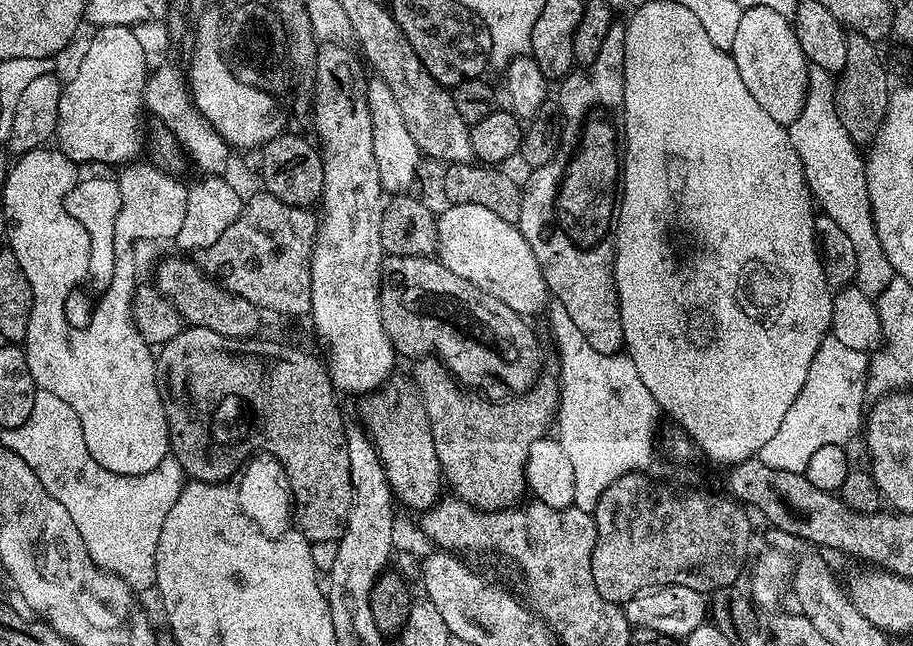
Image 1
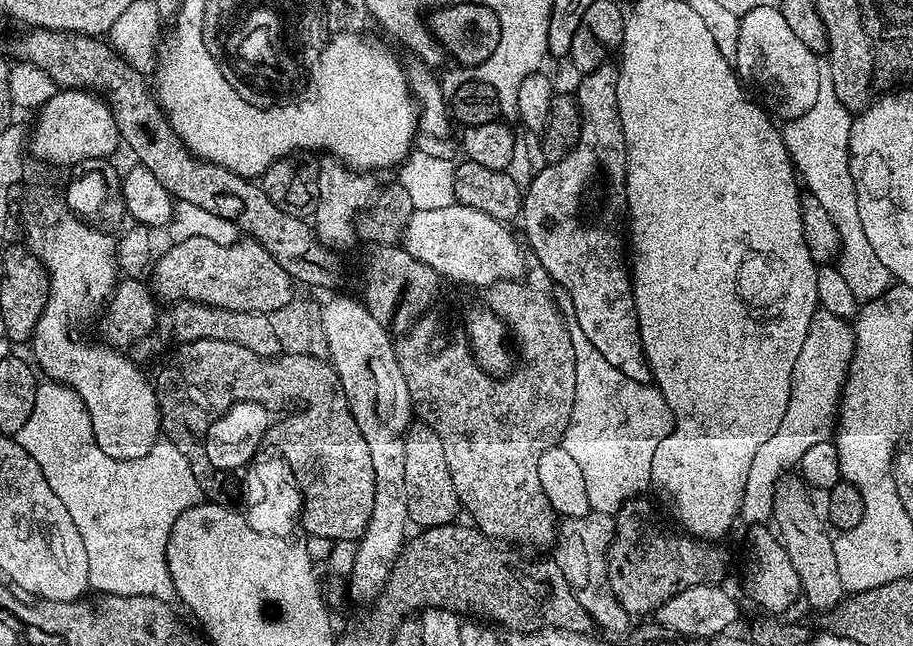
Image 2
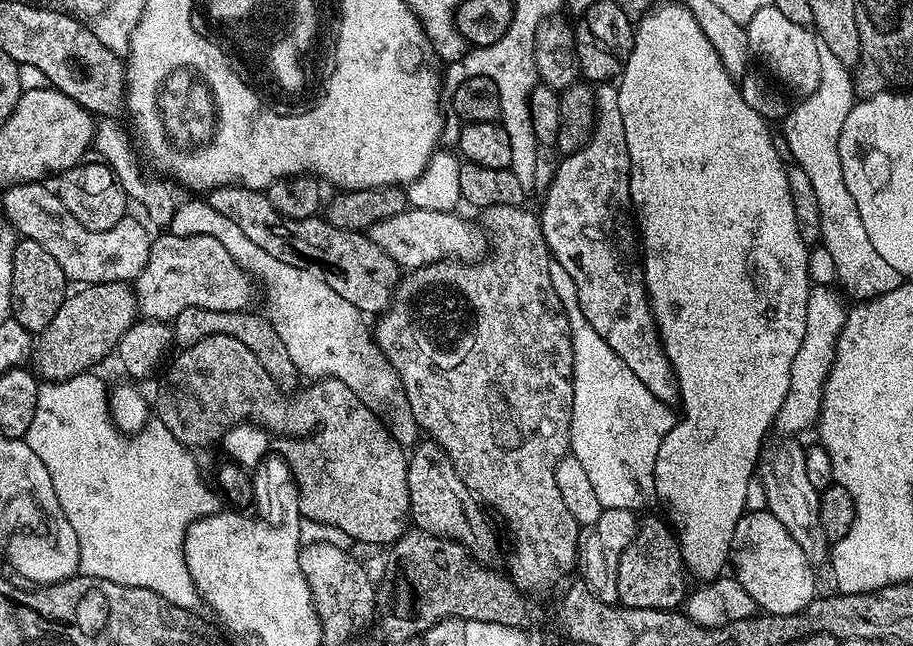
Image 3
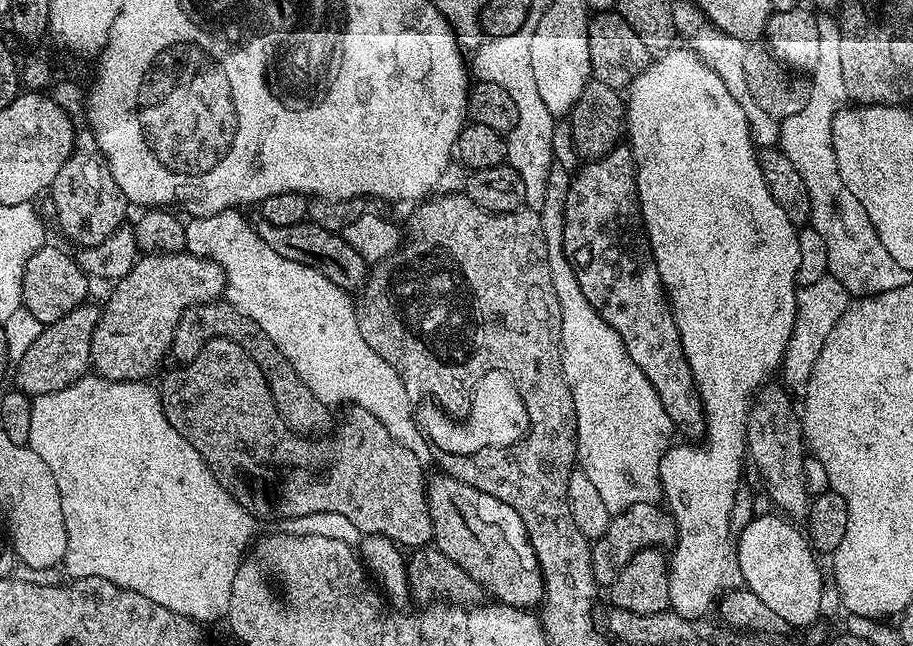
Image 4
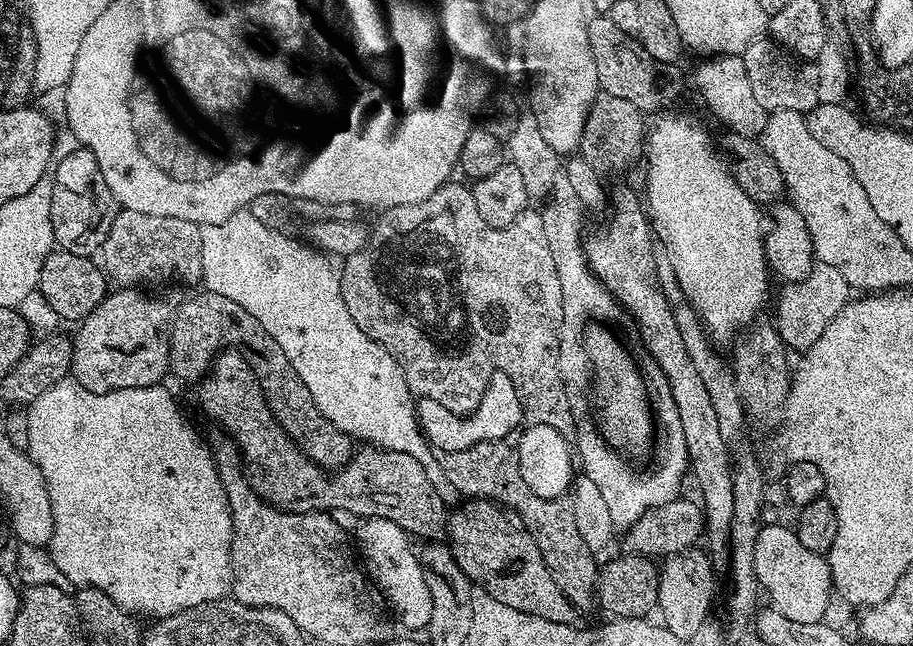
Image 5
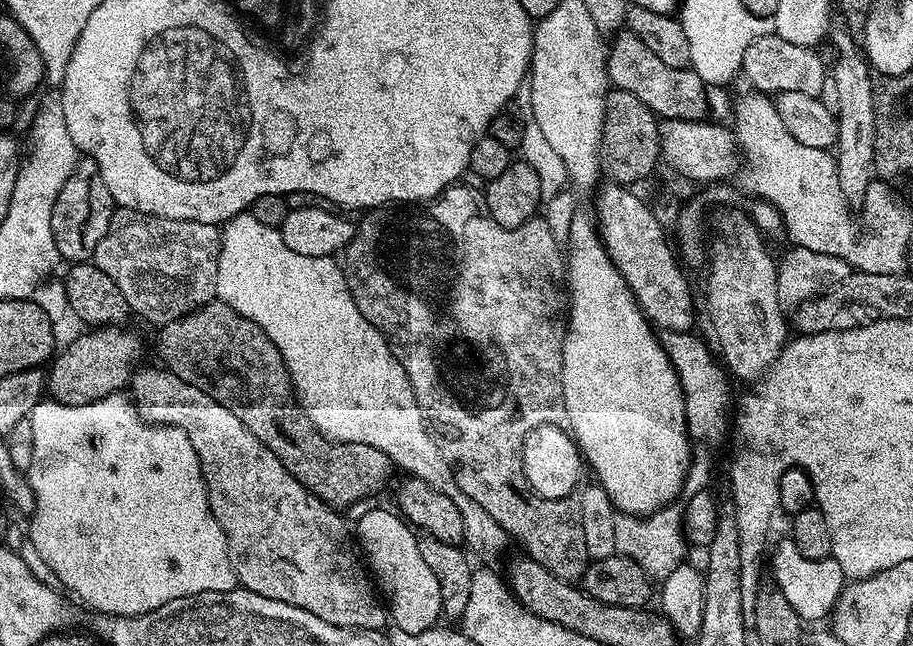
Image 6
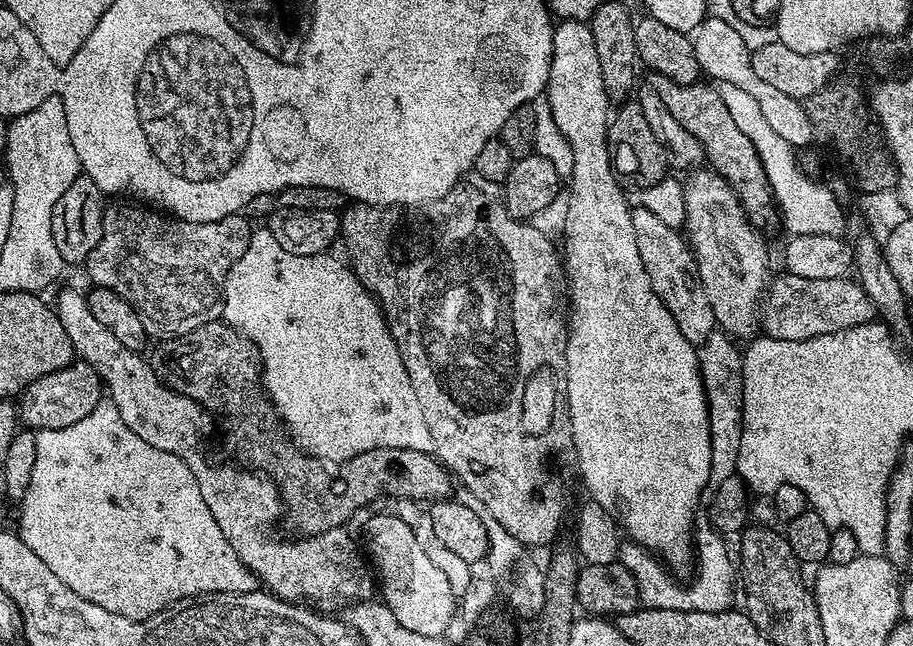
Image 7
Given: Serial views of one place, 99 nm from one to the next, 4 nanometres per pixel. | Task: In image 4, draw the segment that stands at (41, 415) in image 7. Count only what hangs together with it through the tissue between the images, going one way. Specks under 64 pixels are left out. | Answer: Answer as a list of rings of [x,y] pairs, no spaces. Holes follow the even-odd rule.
[[[187,250],[179,252],[154,252],[144,254],[137,259],[132,272],[111,285],[112,293],[108,301],[102,304],[98,324],[94,326],[90,354],[91,367],[95,375],[105,380],[147,381],[156,372],[156,367],[169,355],[172,339],[176,333],[178,322],[184,311],[192,304],[211,304],[224,294],[224,272],[213,260],[205,260],[202,256],[194,256]]]

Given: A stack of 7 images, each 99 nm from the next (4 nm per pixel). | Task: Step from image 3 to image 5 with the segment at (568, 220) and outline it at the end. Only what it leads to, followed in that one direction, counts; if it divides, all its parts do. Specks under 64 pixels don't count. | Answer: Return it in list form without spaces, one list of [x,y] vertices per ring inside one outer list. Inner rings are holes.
[[[616,188],[611,189],[610,192],[610,211],[612,210],[612,218],[609,224],[604,224],[601,228],[596,228],[587,233],[584,238],[584,253],[588,259],[588,264],[592,268],[592,272],[600,279],[600,283],[604,285],[608,290],[609,296],[612,297],[613,301],[617,305],[621,304],[630,315],[636,319],[636,328],[640,331],[640,336],[644,339],[644,348],[652,355],[652,360],[656,363],[655,367],[660,371],[666,379],[668,379],[668,392],[672,396],[674,406],[678,406],[678,419],[682,422],[682,434],[686,437],[686,449],[689,451],[689,462],[691,464],[690,476],[693,480],[696,479],[696,488],[700,491],[700,497],[698,497],[699,503],[702,505],[702,511],[704,514],[704,530],[702,533],[703,539],[708,539],[708,545],[706,545],[706,551],[712,561],[712,568],[717,574],[727,573],[728,570],[728,559],[730,558],[730,528],[734,522],[734,482],[732,481],[732,455],[728,453],[728,447],[726,442],[722,438],[722,430],[718,430],[718,414],[714,414],[714,402],[710,402],[710,394],[706,394],[706,382],[702,382],[702,378],[698,375],[698,370],[694,370],[694,362],[690,362],[690,354],[686,350],[686,345],[682,343],[682,334],[678,334],[678,322],[674,322],[674,314],[672,313],[672,307],[670,302],[664,296],[664,290],[662,287],[662,280],[656,277],[656,252],[652,249],[652,232],[654,236],[654,228],[650,223],[649,213],[646,211],[645,205],[642,203],[642,196],[635,192],[632,188]]]

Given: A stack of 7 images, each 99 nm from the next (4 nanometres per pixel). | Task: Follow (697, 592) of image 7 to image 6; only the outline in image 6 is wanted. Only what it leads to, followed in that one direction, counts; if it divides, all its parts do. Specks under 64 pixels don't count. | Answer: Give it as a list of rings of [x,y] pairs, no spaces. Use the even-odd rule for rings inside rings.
[[[672,501],[666,507],[652,512],[649,516],[636,516],[628,513],[617,513],[614,520],[614,546],[617,555],[628,556],[642,567],[648,578],[662,582],[685,561],[688,550],[687,537],[683,532],[685,503]]]

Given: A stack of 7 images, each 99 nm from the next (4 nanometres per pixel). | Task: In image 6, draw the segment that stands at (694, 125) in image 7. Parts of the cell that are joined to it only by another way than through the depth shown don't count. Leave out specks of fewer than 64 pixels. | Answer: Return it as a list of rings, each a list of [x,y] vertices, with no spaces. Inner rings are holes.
[[[620,30],[607,45],[608,78],[612,88],[632,92],[657,117],[664,120],[704,120],[708,108],[706,81],[698,78],[691,67],[666,66],[633,32]]]

